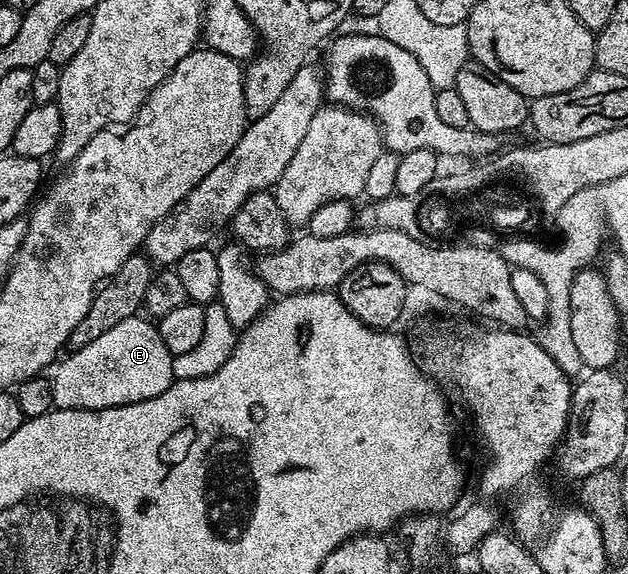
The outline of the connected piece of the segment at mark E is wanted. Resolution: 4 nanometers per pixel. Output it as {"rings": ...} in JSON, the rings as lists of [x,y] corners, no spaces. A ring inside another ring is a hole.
{"rings":[[[140,315],[124,319],[118,326],[113,326],[107,333],[95,338],[94,342],[77,352],[69,352],[66,357],[65,361],[62,359],[56,365],[57,373],[51,376],[53,402],[59,408],[118,408],[124,404],[155,398],[175,383],[173,355],[164,345],[156,325]]]}

